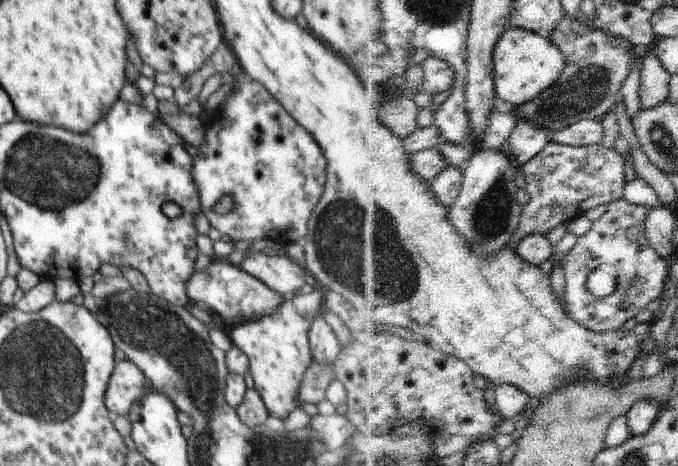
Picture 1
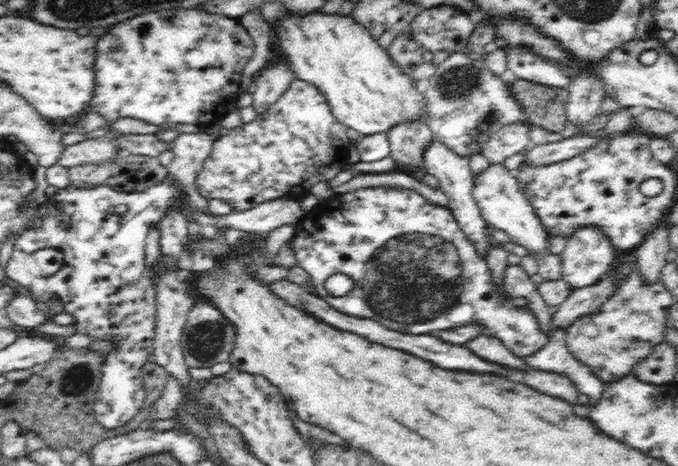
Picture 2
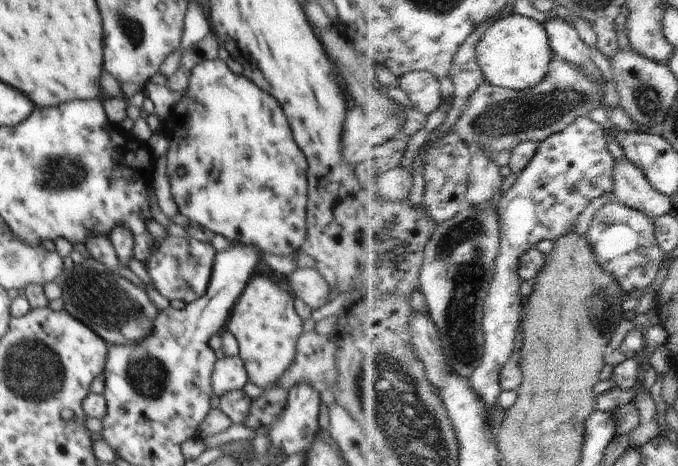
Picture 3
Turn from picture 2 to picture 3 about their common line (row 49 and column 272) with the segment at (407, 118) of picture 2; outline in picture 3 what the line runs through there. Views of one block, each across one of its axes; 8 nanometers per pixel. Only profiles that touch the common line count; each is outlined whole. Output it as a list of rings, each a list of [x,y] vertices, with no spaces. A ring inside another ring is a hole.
[[[256,276],[246,283],[240,298],[234,304],[225,330],[230,331],[238,342],[249,382],[261,388],[274,387],[276,380],[284,376],[296,356],[299,336],[308,326],[295,310],[294,298],[280,284],[266,276]]]

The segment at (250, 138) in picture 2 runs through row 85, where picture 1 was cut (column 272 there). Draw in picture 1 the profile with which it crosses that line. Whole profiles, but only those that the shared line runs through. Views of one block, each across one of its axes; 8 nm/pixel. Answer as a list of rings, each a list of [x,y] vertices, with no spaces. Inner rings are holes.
[[[218,257],[212,260],[210,265],[206,266],[204,270],[194,271],[194,274],[192,274],[190,280],[188,280],[188,284],[186,284],[186,294],[188,294],[191,304],[204,302],[224,327],[236,326],[236,324],[249,320],[260,320],[262,316],[270,316],[270,314],[276,312],[276,308],[278,308],[285,299],[282,295],[276,294],[276,292],[264,284],[262,280],[254,278],[254,276],[248,274],[248,272],[242,270],[241,267],[232,265],[226,258],[220,259]]]

